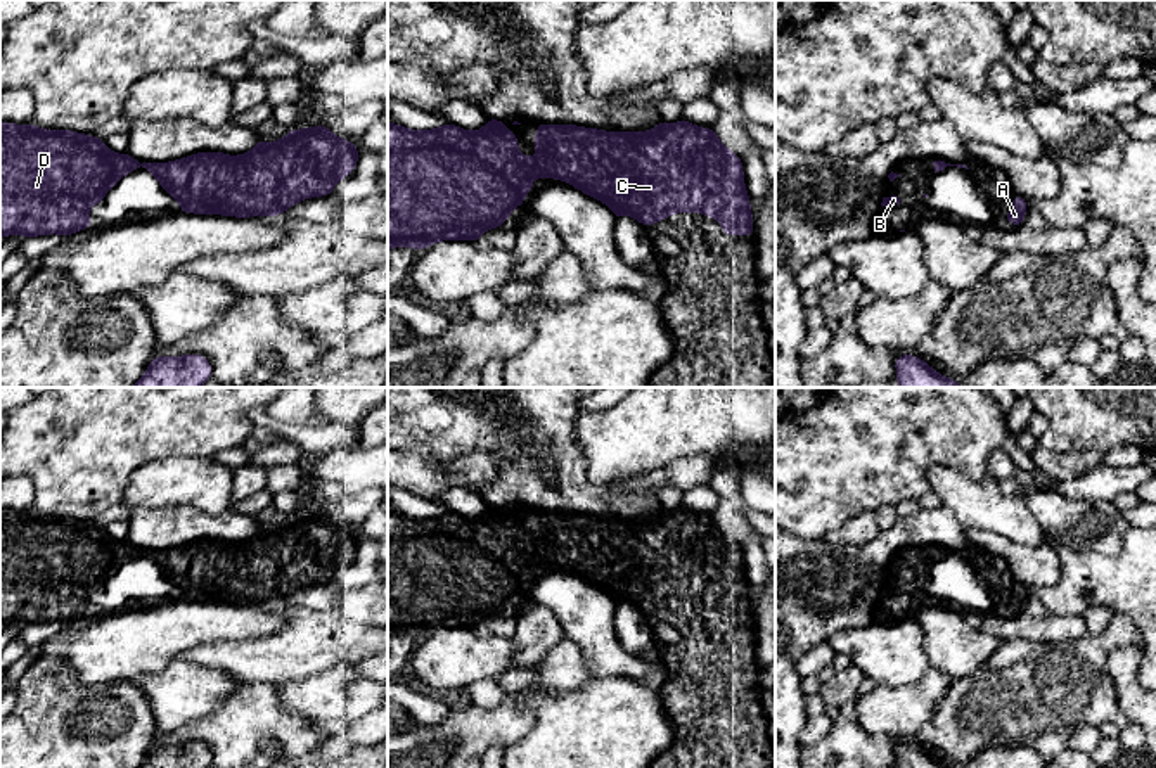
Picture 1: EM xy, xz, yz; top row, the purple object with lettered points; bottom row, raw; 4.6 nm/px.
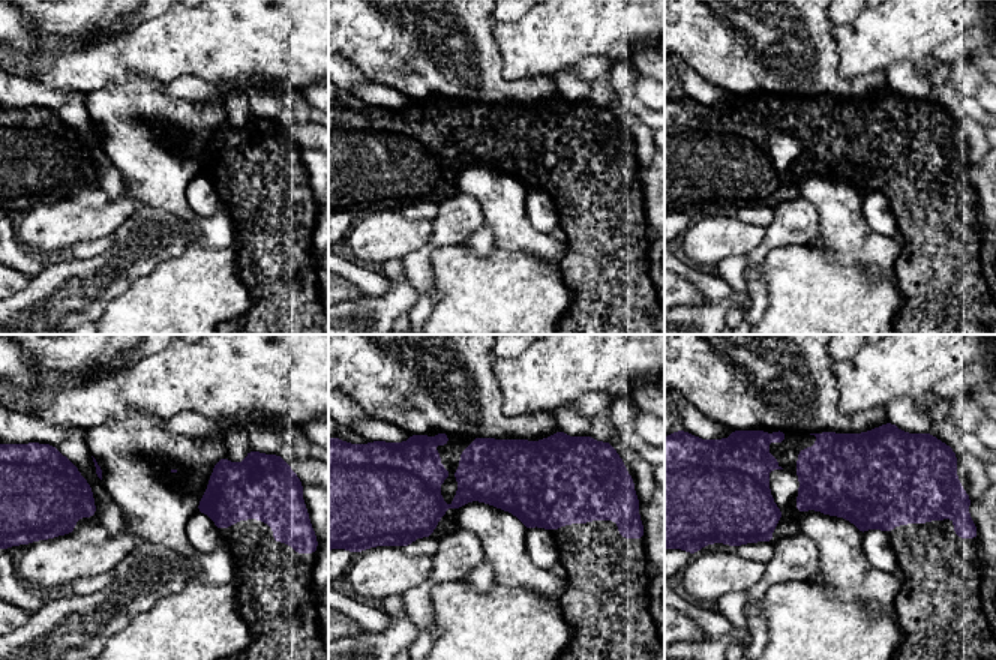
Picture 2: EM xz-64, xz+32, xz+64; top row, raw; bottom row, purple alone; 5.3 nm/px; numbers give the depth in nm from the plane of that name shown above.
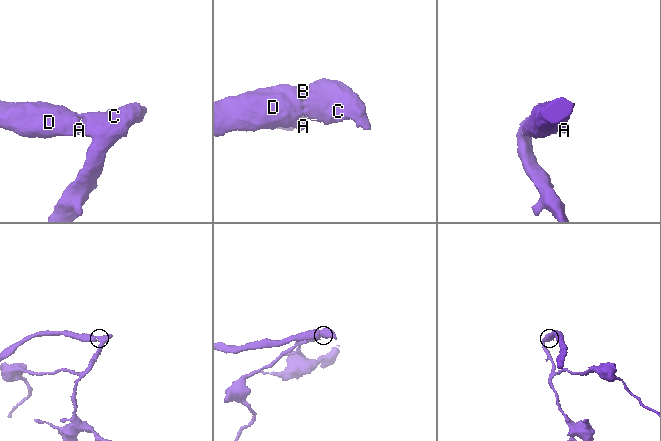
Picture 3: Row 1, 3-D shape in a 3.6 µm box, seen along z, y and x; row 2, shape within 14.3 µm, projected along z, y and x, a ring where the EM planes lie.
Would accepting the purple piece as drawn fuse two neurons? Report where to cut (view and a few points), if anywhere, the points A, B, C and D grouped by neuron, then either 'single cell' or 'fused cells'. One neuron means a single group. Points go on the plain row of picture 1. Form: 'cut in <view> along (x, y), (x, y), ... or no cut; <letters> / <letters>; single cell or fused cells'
no cut; A B C D; single cell

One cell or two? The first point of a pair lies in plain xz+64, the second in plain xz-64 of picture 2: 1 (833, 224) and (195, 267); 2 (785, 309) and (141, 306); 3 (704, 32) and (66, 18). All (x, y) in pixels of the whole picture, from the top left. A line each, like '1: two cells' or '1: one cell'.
1: two cells
2: one cell
3: one cell

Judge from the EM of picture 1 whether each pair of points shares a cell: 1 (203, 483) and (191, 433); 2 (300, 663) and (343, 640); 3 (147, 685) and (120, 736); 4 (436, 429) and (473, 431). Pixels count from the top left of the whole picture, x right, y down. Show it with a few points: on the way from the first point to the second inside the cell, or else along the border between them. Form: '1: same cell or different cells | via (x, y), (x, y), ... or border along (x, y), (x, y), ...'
1: different cells | border along (211, 455), (163, 455), (156, 460)
2: same cell | via (310, 652), (322, 640), (333, 640)
3: different cells | border along (130, 680), (144, 694), (156, 730)
4: same cell | via (445, 429), (464, 429)

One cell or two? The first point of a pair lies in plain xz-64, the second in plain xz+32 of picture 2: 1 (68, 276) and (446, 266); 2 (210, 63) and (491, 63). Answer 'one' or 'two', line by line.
1: two
2: two

